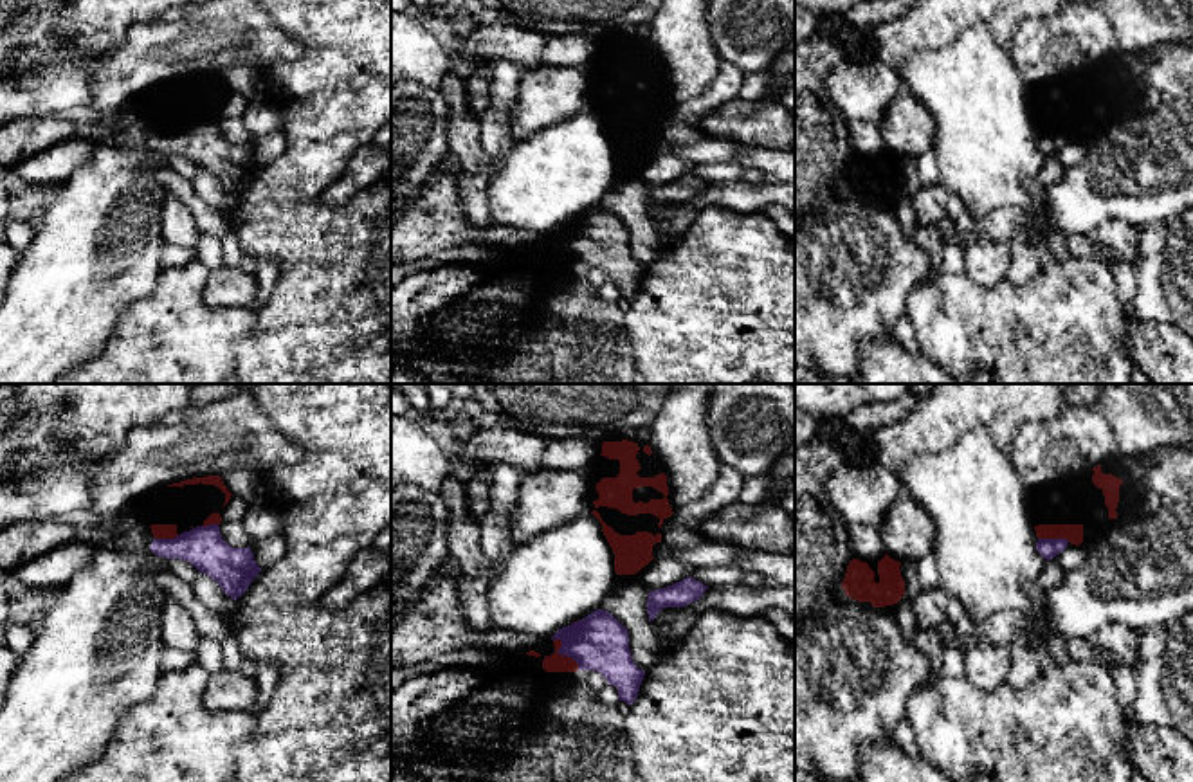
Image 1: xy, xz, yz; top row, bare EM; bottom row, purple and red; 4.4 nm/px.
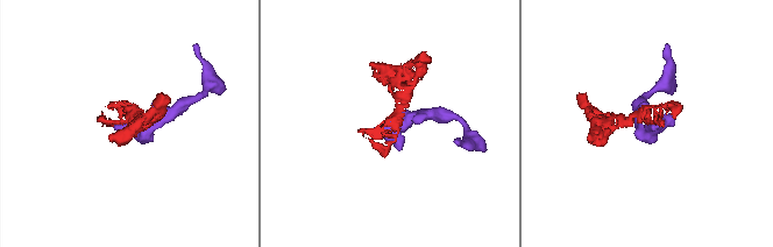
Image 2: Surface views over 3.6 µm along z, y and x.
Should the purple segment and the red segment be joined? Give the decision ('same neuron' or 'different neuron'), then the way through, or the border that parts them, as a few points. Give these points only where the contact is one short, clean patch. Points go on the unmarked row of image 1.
different neuron | along xz (554, 235), (561, 238), (559, 249), (570, 253), (579, 265)

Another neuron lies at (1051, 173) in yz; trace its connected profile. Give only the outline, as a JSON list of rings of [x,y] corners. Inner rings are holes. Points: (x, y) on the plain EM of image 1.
[[[1047,157],[1040,171],[1040,182],[1051,187],[1052,184],[1058,184],[1061,180],[1063,173],[1065,168],[1060,162],[1056,162],[1052,157]]]

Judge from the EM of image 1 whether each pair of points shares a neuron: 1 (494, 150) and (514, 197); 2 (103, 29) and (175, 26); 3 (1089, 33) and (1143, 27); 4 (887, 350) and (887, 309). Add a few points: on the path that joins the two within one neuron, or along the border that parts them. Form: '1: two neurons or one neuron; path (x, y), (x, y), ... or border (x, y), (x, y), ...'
1: two neurons; border (512, 145), (496, 170)
2: two neurons; border (155, 18), (134, 22), (125, 40), (101, 62)
3: two neurons; border (1107, 18), (1118, 49)
4: two neurons; border (891, 332), (867, 336), (860, 343), (860, 364)

